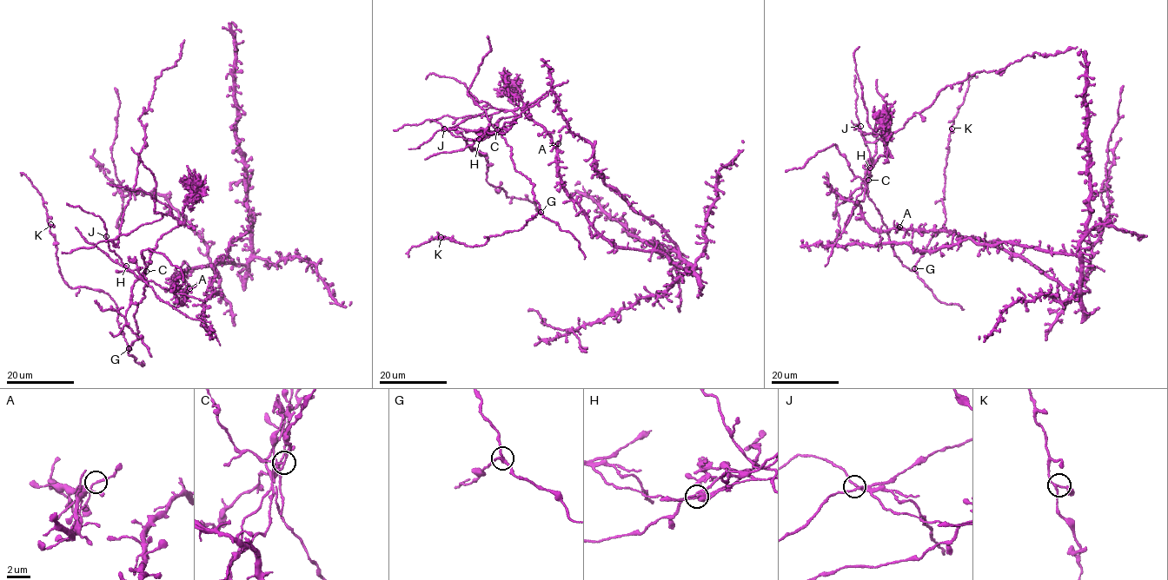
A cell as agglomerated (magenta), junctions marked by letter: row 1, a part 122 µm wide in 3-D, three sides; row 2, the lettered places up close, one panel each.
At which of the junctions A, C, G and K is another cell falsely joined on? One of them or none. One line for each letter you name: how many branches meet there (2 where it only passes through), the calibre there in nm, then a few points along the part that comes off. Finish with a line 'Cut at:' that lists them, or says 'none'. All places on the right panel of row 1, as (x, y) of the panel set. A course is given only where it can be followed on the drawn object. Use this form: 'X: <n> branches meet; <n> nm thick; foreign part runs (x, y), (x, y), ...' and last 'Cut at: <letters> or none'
C: 3 branches meet; 140 nm thick; foreign part runs (868, 180), (862, 134), (873, 142), (903, 128), (939, 91), (977, 72), (1077, 46)
Cut at: C

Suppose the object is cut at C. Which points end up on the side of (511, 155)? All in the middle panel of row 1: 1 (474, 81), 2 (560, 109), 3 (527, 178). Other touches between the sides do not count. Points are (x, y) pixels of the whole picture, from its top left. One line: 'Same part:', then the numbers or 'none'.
Same part: 1, 2, 3

